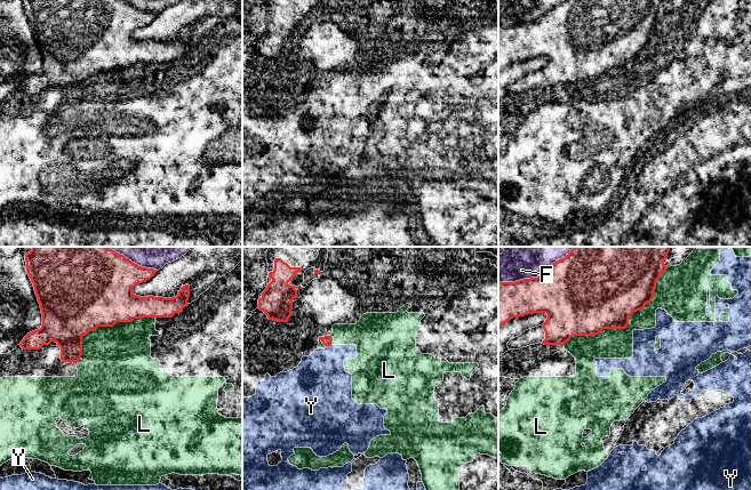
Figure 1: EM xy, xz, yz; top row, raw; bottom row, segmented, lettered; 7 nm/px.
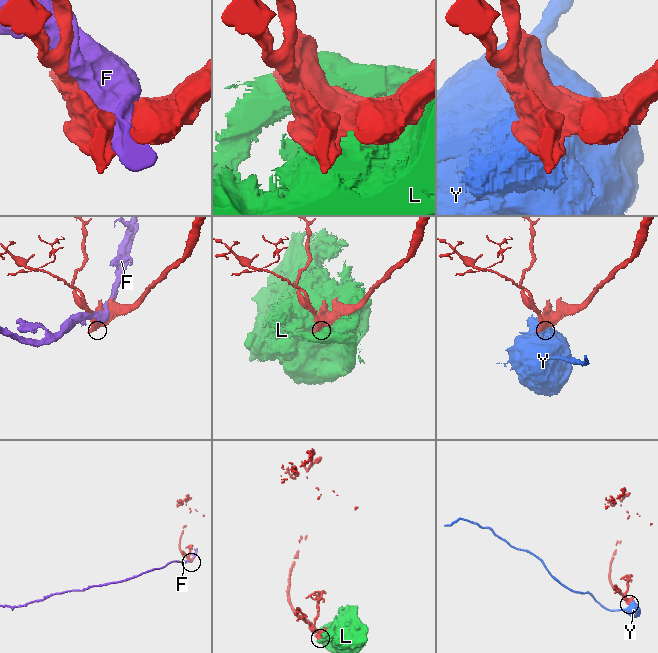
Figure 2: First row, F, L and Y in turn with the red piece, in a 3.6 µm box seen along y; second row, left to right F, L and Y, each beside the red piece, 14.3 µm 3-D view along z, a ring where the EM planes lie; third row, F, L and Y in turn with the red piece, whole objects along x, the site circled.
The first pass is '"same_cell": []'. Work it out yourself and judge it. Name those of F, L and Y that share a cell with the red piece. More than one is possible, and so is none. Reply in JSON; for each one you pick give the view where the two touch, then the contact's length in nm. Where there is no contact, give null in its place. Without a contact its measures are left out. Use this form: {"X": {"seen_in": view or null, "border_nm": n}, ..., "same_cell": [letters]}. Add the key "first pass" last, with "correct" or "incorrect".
{"same_cell": [], "first pass": "correct"}

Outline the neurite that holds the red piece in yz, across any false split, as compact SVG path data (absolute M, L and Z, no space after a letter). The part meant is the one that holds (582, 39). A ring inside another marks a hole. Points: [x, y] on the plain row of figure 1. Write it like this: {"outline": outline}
{"outline": "M566 0L553 7L537 22L524 23L516 26L498 26L498 70L509 66L513 62L525 61L534 57L546 57L548 63L542 70L532 72L520 78L508 87L509 94L520 94L529 89L542 87L544 89L565 89L573 80L596 80L604 73L625 73L632 57L641 55L646 48L654 42L656 26L661 17L668 14L664 8L666 0Z"}

